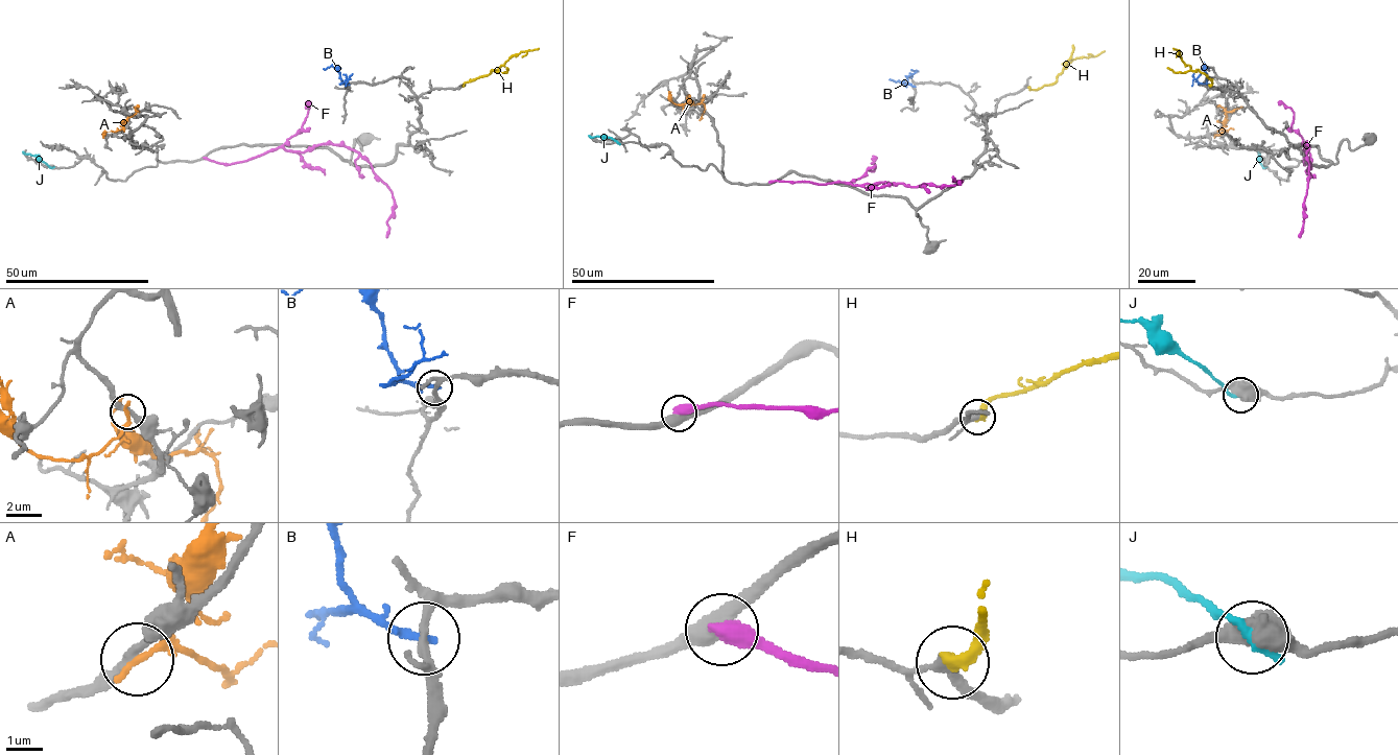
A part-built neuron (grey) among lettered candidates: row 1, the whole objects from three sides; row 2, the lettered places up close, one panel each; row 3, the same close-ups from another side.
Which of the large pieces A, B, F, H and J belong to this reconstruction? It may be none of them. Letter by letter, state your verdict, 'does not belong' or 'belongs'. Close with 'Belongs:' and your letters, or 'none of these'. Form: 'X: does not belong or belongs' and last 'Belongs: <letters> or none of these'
A: does not belong
B: does not belong
F: does not belong
H: belongs
J: does not belong
Belongs: H

